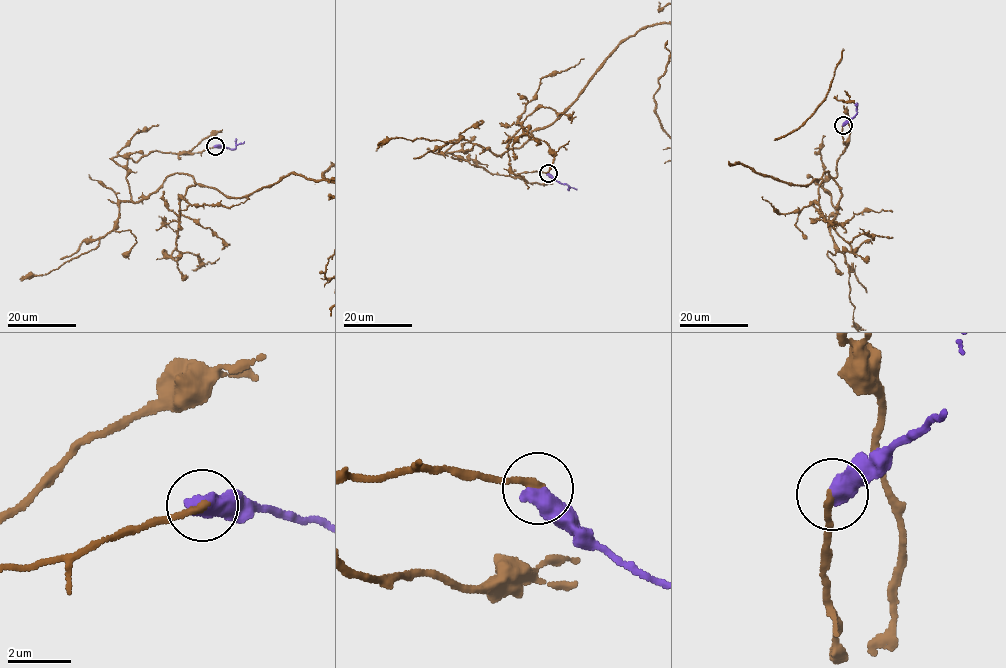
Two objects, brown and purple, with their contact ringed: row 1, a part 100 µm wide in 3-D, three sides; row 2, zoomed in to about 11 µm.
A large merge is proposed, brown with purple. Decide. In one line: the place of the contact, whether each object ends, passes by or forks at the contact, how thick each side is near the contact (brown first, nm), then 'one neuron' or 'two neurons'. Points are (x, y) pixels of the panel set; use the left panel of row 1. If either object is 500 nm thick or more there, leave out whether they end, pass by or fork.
at (215, 146); 240 nm thick on the brown side, 600 nm on the other; one neuron

